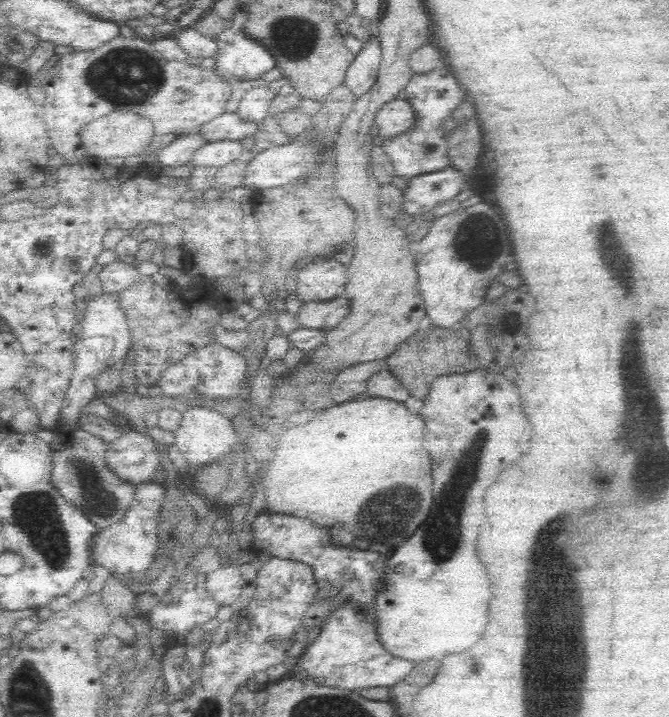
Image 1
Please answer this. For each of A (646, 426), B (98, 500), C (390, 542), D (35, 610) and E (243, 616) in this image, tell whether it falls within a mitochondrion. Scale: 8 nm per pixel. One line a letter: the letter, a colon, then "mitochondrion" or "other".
A: mitochondrion
B: mitochondrion
C: mitochondrion
D: other
E: other

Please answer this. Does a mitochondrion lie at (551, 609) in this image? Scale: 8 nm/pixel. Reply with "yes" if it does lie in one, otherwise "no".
yes

